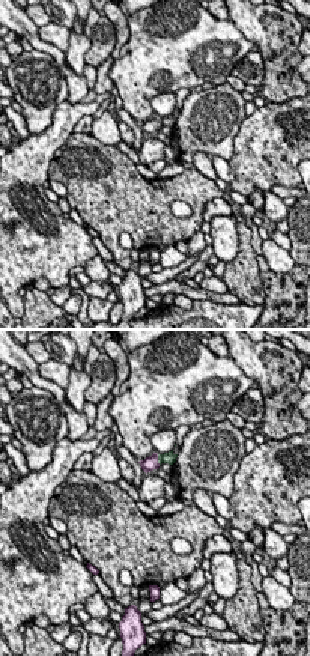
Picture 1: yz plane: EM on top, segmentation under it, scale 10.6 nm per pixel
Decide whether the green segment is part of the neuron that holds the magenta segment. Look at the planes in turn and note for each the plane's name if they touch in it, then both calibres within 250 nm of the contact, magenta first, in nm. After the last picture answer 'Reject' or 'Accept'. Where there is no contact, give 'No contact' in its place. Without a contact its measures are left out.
Touches magenta in yz. Thickness 160 nm (magenta) against 130 nm

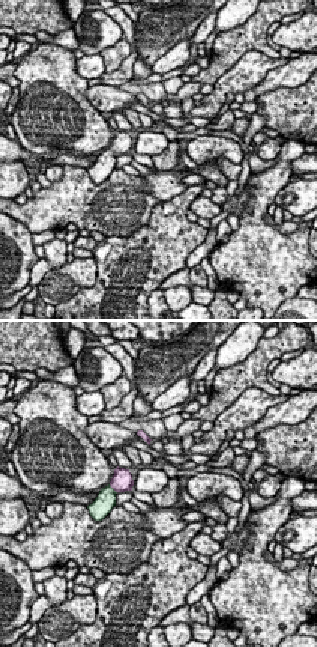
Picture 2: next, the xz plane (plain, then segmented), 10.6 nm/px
Touches magenta in xz. Thickness 220 nm (magenta) against 220 nm

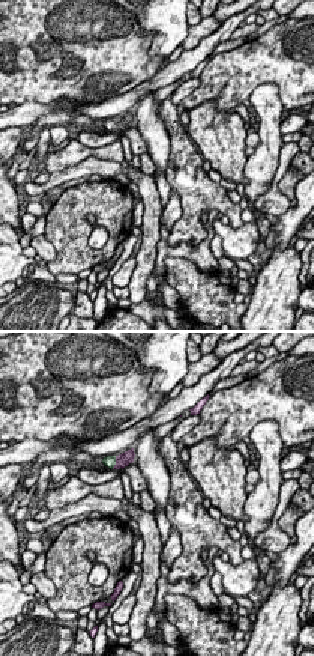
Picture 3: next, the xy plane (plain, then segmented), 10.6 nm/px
Touches magenta in xy. Thickness 140 nm (magenta) against 130 nm

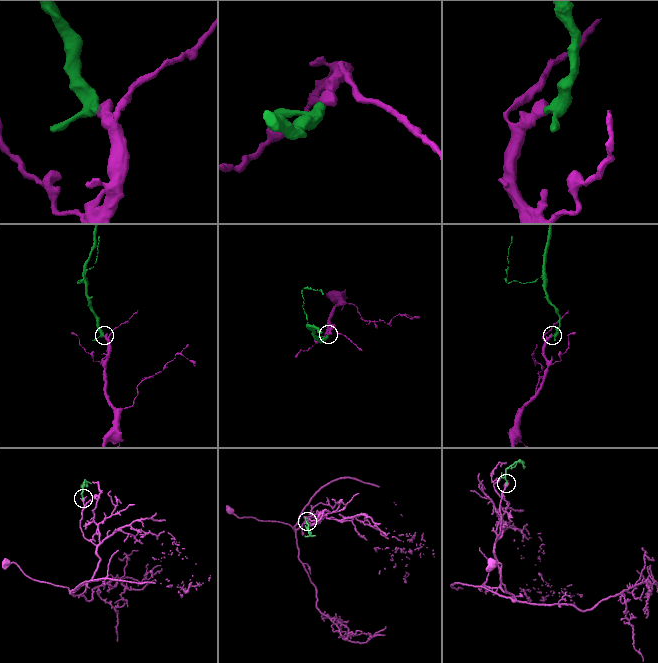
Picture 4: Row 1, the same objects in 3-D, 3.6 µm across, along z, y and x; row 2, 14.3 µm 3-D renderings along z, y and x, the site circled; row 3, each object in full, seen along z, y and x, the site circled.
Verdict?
Accept

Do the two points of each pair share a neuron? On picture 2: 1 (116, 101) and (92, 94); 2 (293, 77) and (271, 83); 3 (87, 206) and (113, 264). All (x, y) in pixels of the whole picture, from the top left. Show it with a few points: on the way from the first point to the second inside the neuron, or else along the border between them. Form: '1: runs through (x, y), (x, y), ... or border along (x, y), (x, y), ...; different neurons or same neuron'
1: runs through (110, 98), (98, 95); same neuron
2: runs through (287, 77), (277, 77); same neuron
3: border along (140, 226), (128, 235), (105, 236); different neurons

